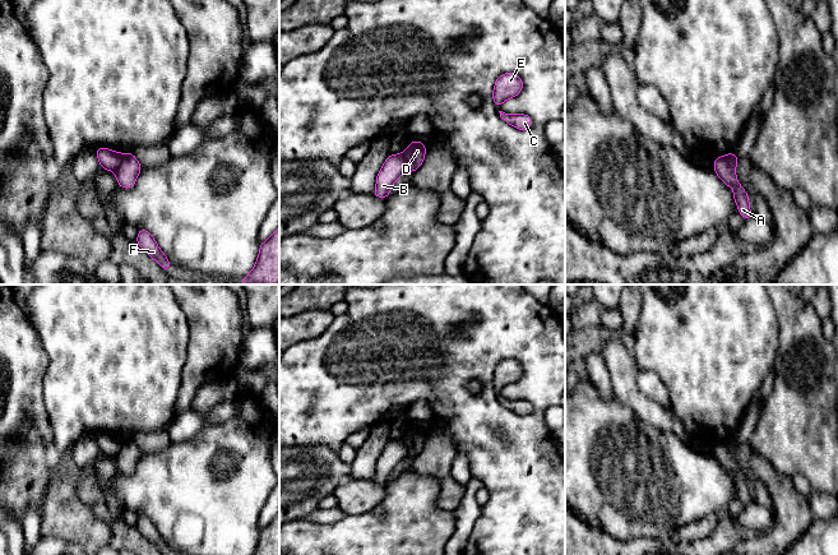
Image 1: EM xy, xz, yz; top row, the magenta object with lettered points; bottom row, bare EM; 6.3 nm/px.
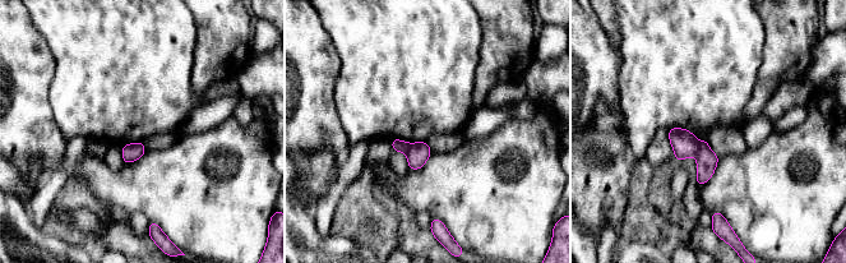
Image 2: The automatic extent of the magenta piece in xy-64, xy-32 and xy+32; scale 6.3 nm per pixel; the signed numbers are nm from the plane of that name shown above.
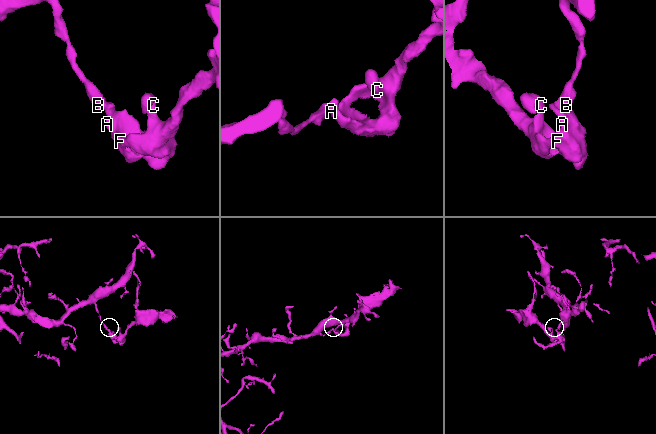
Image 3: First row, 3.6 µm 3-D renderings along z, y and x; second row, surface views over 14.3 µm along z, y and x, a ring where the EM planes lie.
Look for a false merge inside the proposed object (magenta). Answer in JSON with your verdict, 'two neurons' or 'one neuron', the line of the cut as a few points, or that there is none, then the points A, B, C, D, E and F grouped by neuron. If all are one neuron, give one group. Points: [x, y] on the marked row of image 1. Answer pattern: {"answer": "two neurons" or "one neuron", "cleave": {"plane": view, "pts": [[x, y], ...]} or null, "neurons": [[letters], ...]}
{"answer": "two neurons", "cleave": {"plane": "xy", "pts": [[123, 155], [115, 171]]}, "neurons": [["A", "C", "D", "E", "F"], ["B"]]}

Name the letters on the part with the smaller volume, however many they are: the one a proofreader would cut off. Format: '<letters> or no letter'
A, C, D, E, F

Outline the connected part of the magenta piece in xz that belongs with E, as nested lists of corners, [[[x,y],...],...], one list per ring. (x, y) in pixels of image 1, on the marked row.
[[[515,73],[500,75],[494,85],[492,98],[495,106],[499,107],[505,100],[518,96],[523,87],[522,79]]]

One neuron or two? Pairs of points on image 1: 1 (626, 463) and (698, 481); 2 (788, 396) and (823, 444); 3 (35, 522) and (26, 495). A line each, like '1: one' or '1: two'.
1: one
2: one
3: two

